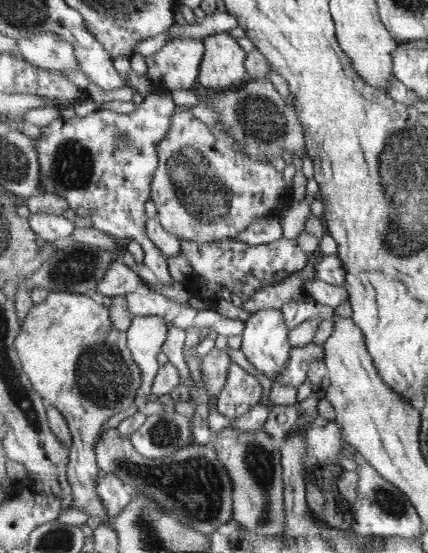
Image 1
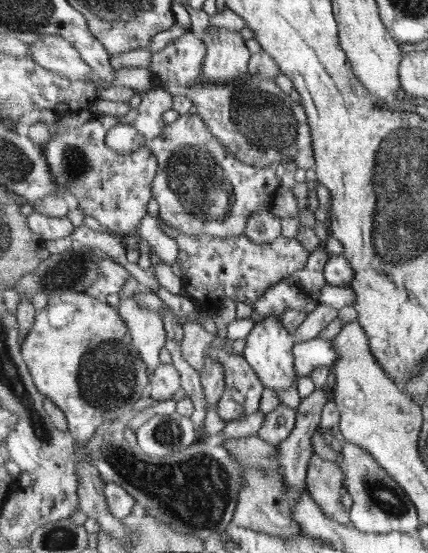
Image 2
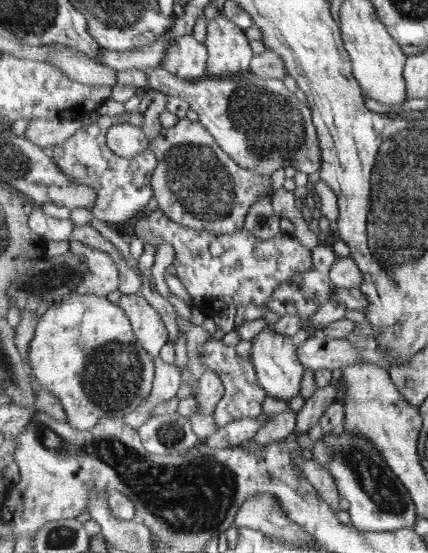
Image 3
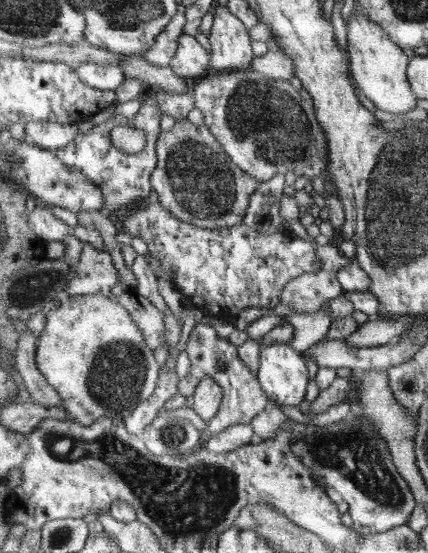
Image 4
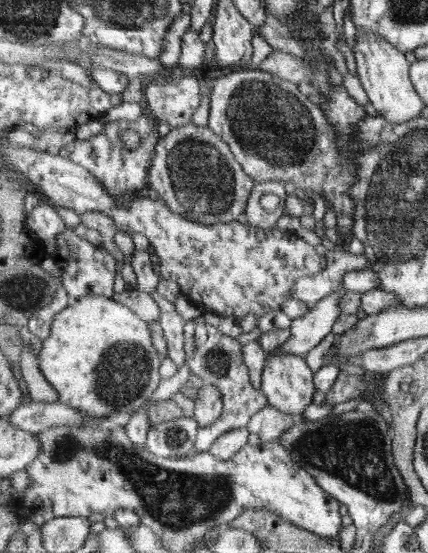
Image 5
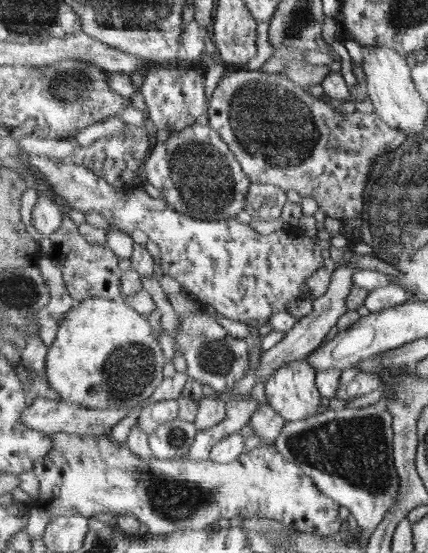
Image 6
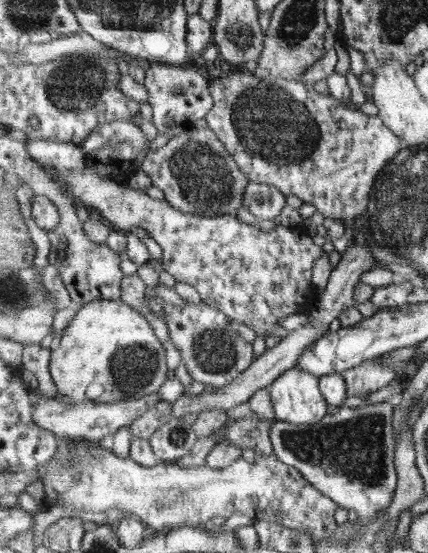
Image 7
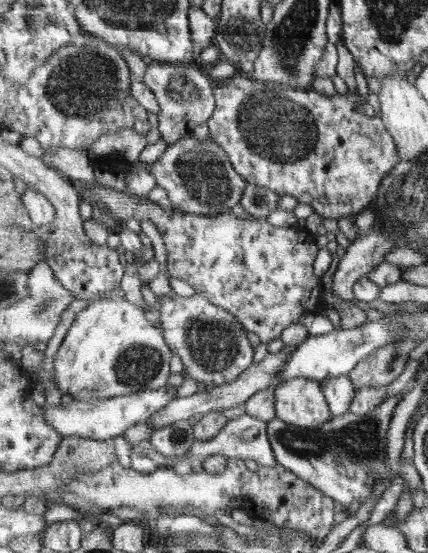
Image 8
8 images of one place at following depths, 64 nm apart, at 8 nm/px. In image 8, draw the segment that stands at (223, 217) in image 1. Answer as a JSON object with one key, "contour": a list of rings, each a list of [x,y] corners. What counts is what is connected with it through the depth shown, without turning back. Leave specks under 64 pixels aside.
{"contour":[[[187,134],[179,142],[169,145],[167,150],[165,150],[165,154],[161,156],[161,160],[151,170],[145,166],[145,162],[142,164],[143,168],[154,176],[157,184],[167,192],[173,207],[185,213],[219,216],[223,213],[231,212],[235,204],[240,204],[248,186],[248,181],[245,180],[244,176],[241,176],[241,173],[237,172],[233,162],[229,160],[229,154],[213,140],[211,134],[203,141],[196,140],[193,134]]]}

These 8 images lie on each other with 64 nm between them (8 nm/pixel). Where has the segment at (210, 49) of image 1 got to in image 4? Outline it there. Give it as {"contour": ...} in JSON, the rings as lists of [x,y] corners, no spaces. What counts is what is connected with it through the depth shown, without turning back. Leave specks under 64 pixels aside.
{"contour":[[[227,4],[215,7],[214,24],[208,40],[211,73],[223,75],[230,70],[245,71],[252,67],[255,57],[250,28],[233,14]]]}

